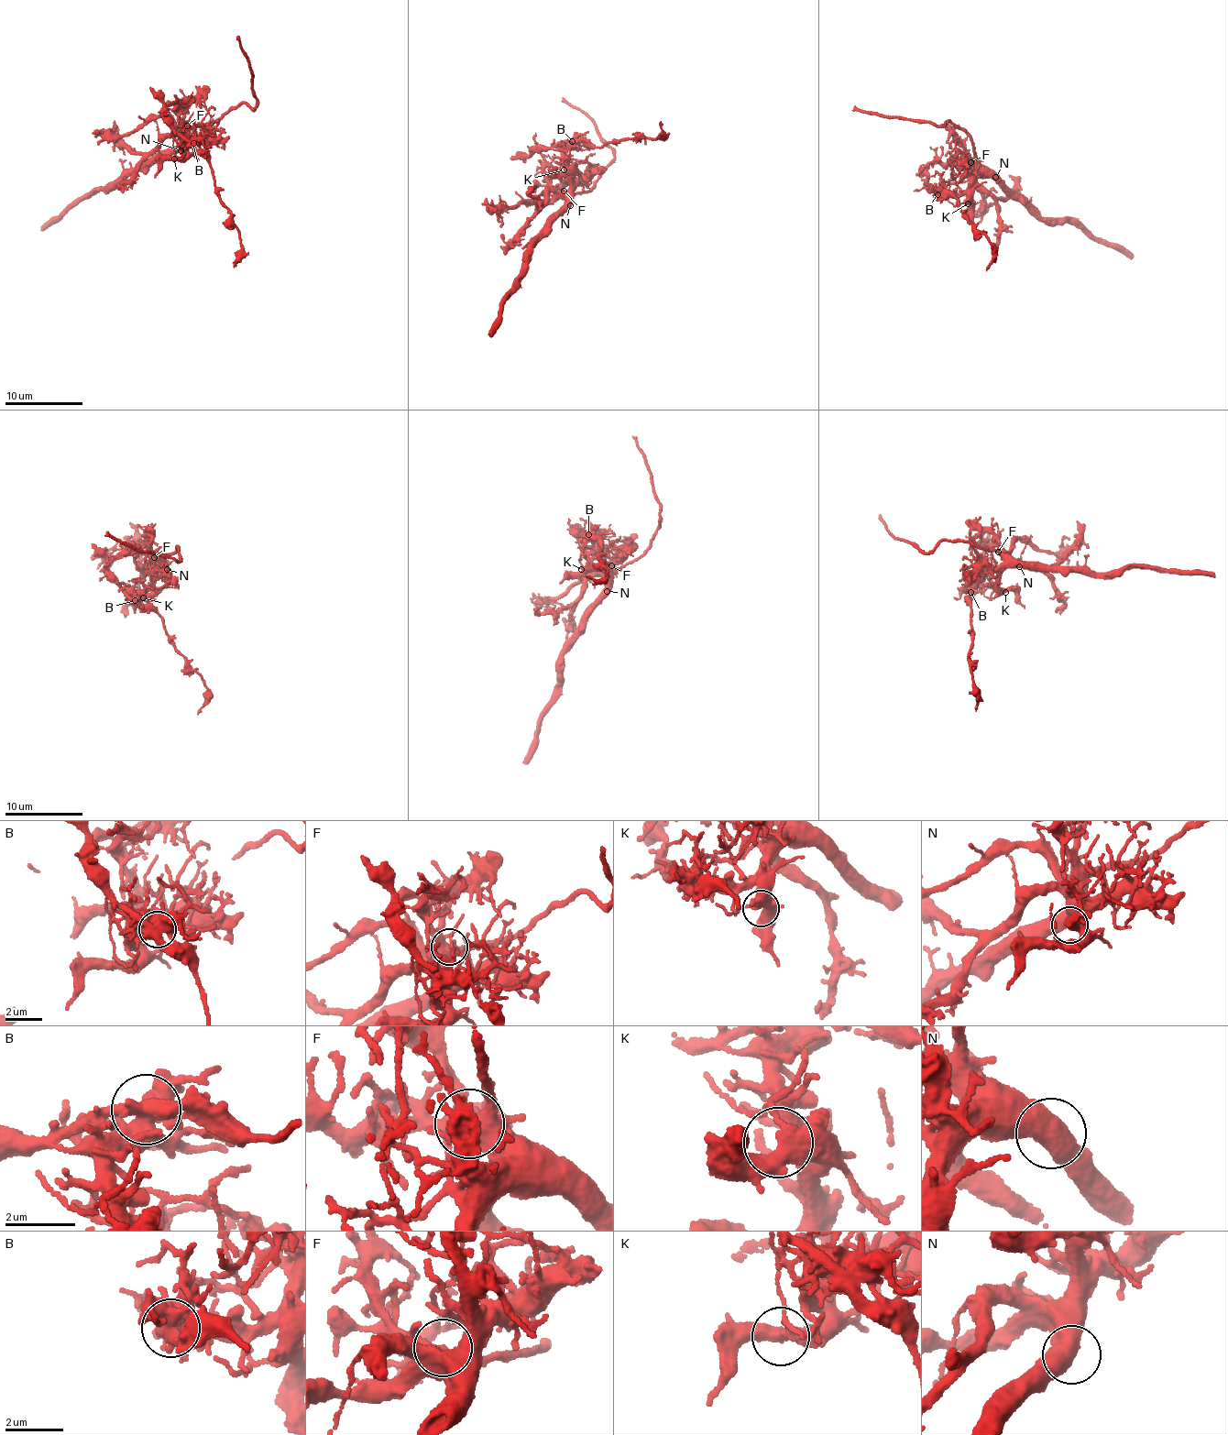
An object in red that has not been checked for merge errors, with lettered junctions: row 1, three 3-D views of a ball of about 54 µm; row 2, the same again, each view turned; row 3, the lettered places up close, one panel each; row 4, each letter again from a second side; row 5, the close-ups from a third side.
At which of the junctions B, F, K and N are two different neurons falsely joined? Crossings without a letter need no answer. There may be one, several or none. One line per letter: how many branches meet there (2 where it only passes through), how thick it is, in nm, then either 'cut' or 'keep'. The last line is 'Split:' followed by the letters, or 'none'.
B: 5 | 550 nm | cut
F: 7 | 480 nm | keep
K: 3 | 420 nm | keep
N: 2 | 600 nm | keep
Split: B

